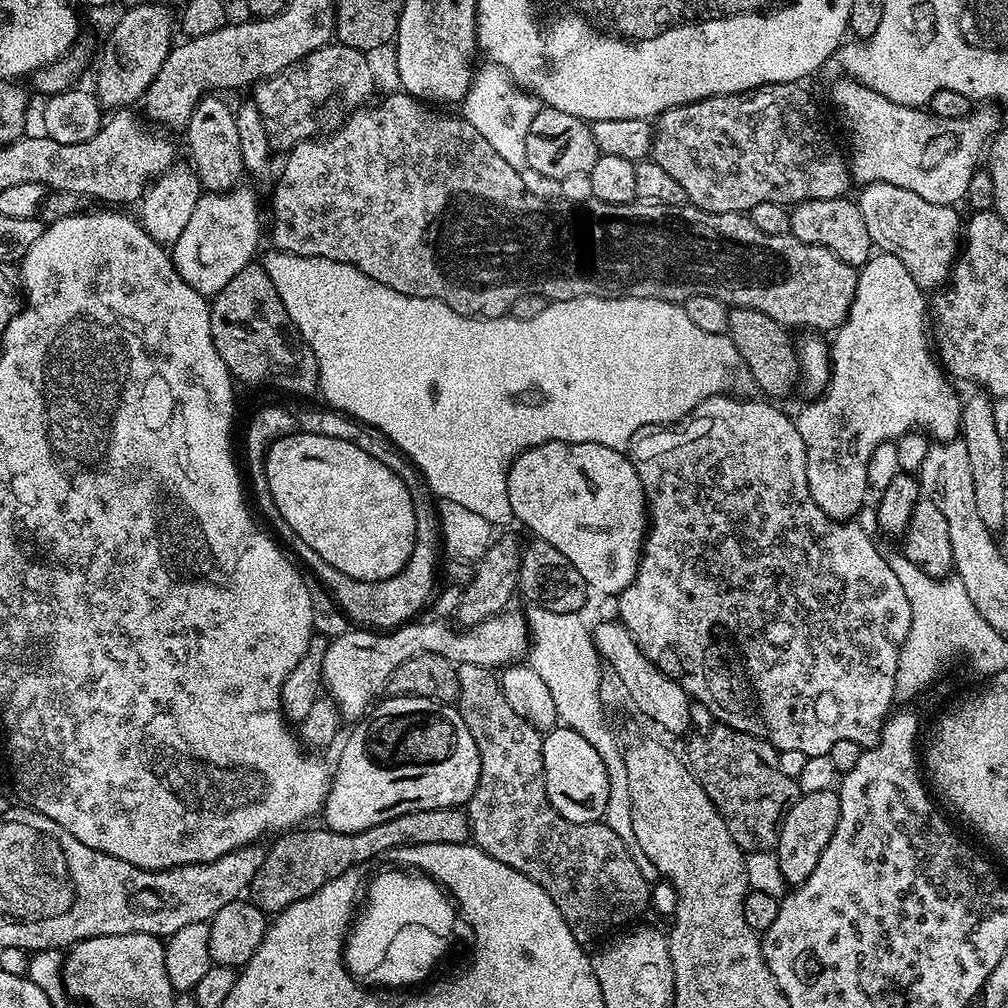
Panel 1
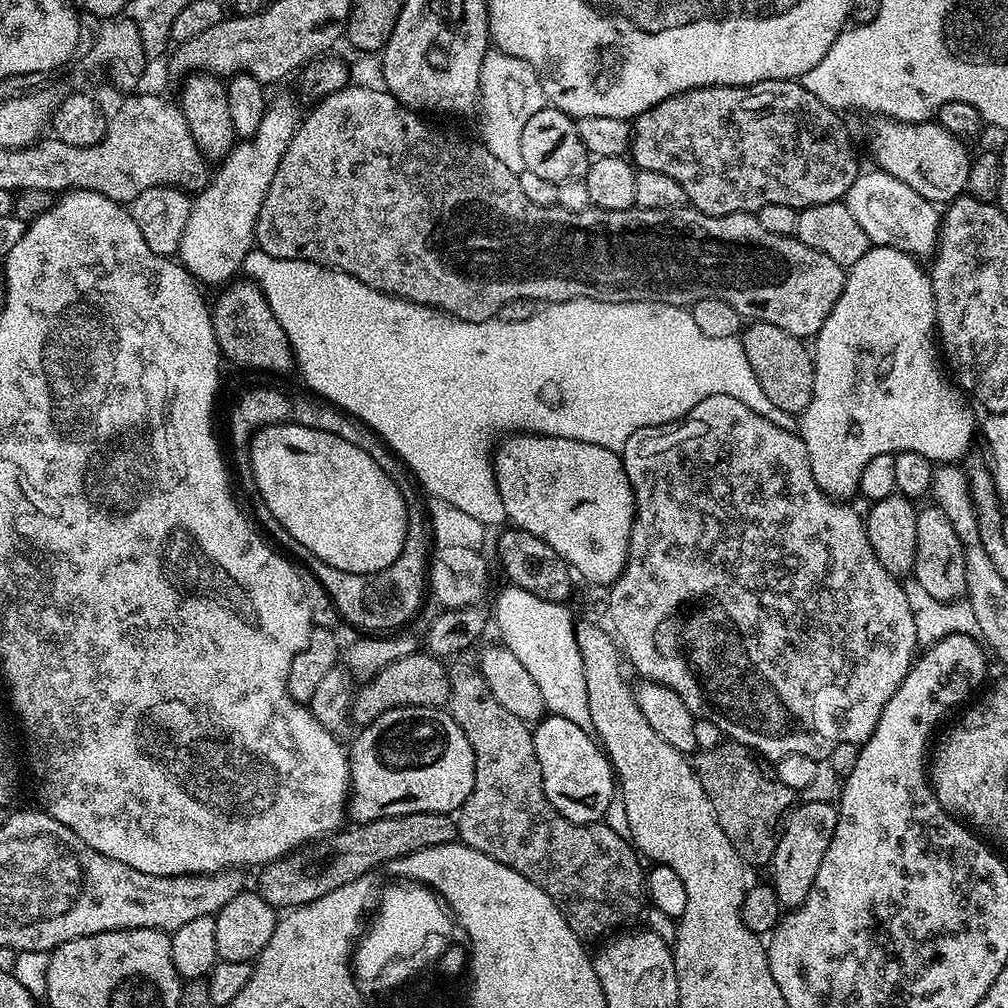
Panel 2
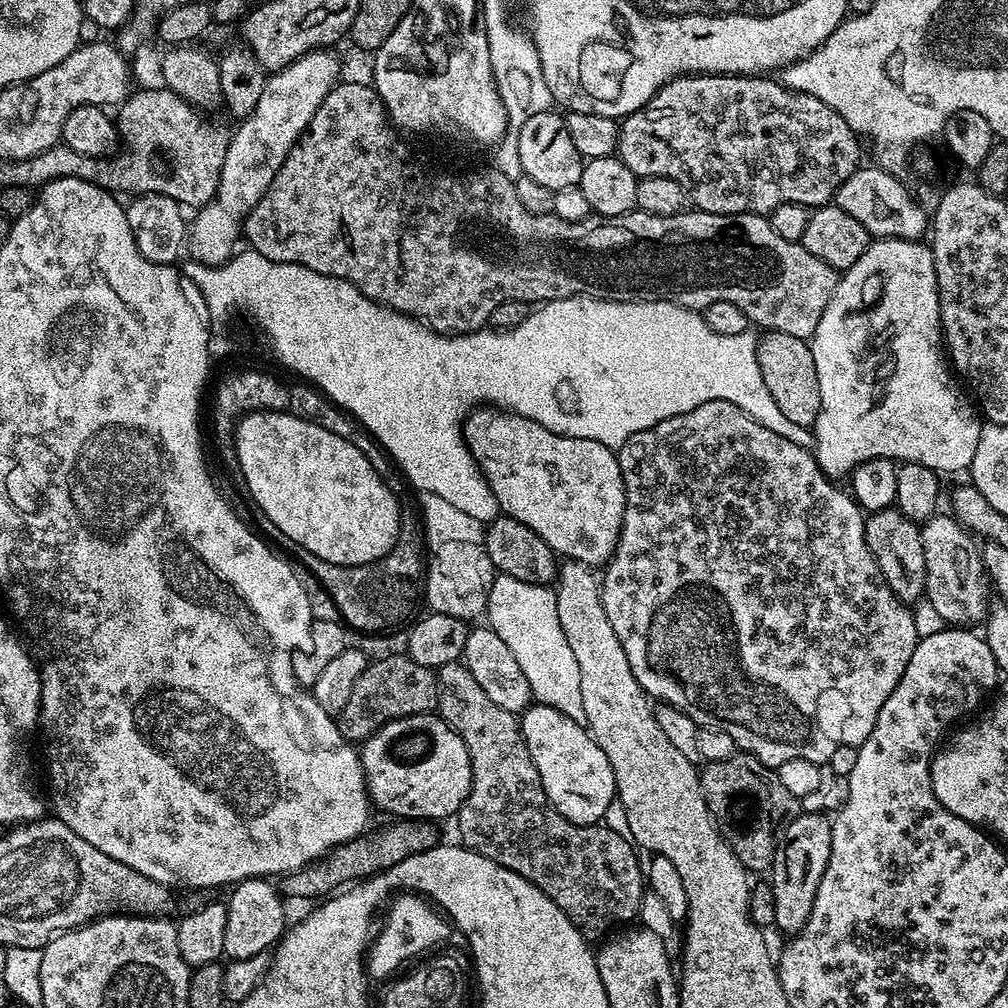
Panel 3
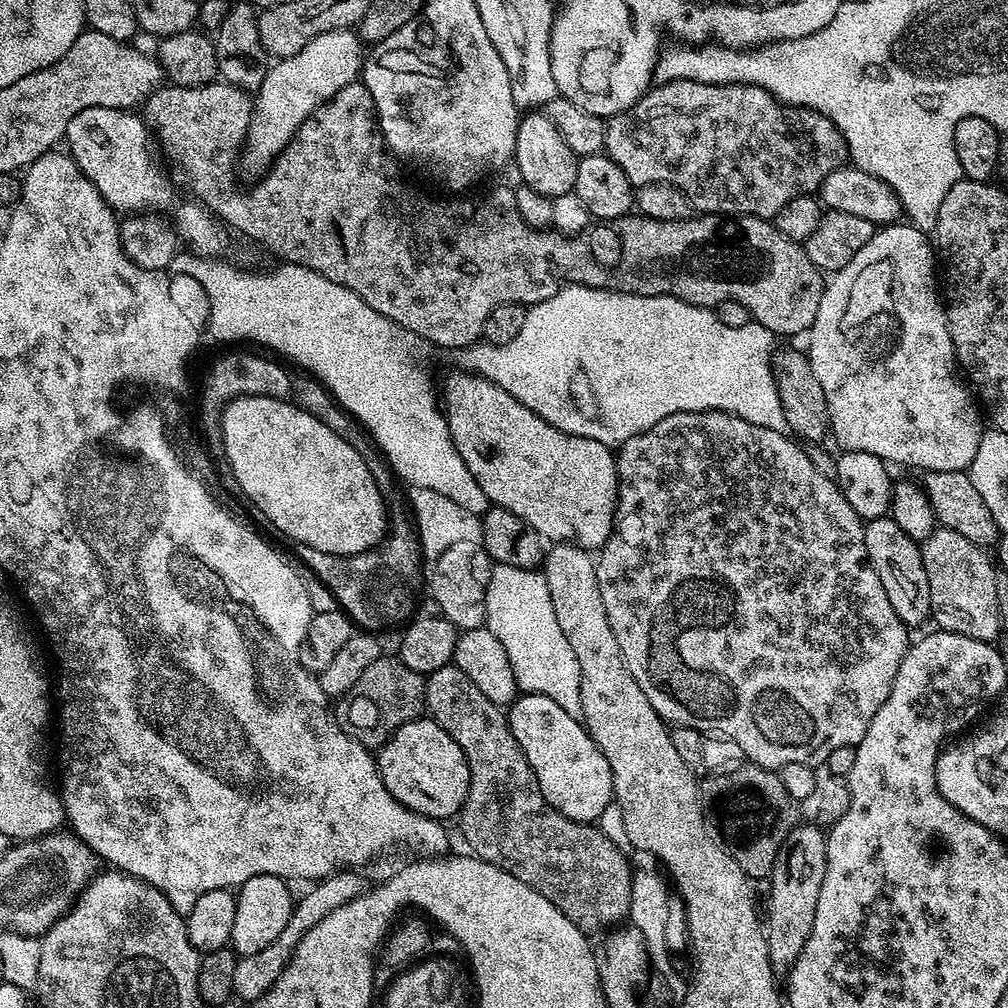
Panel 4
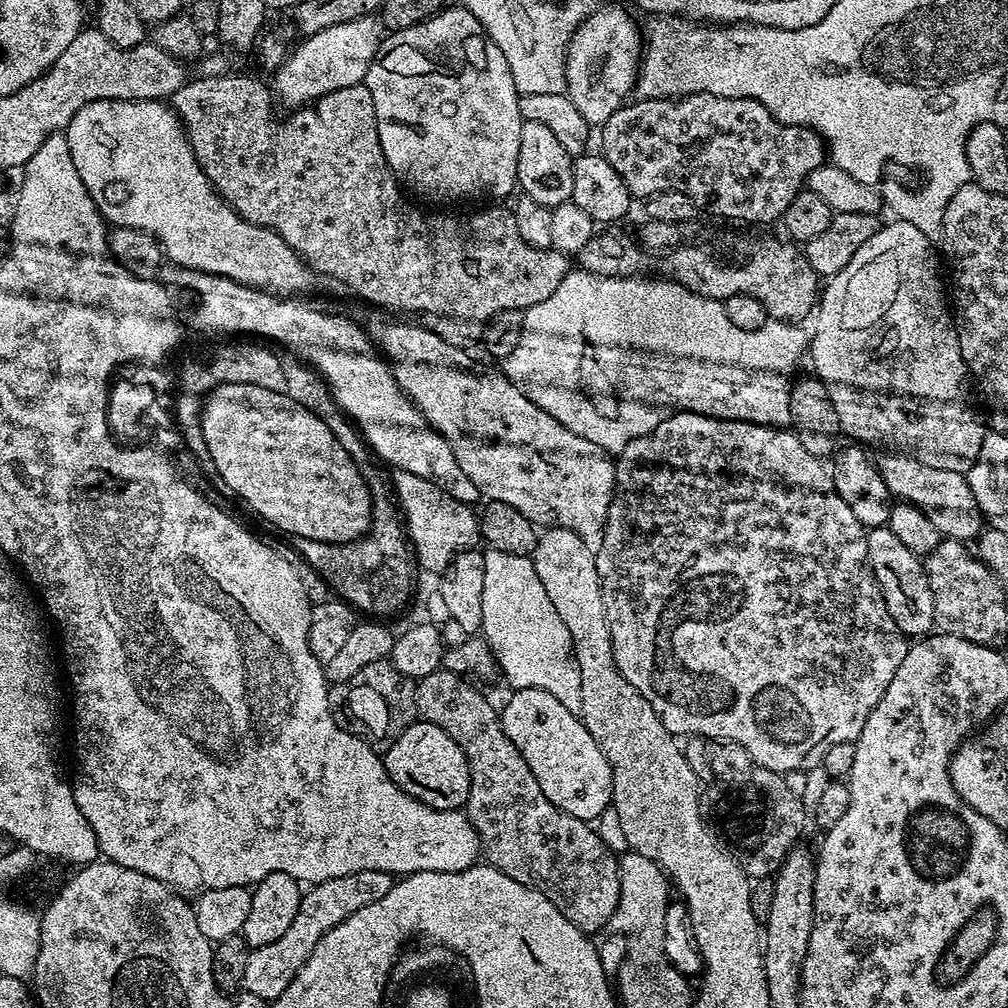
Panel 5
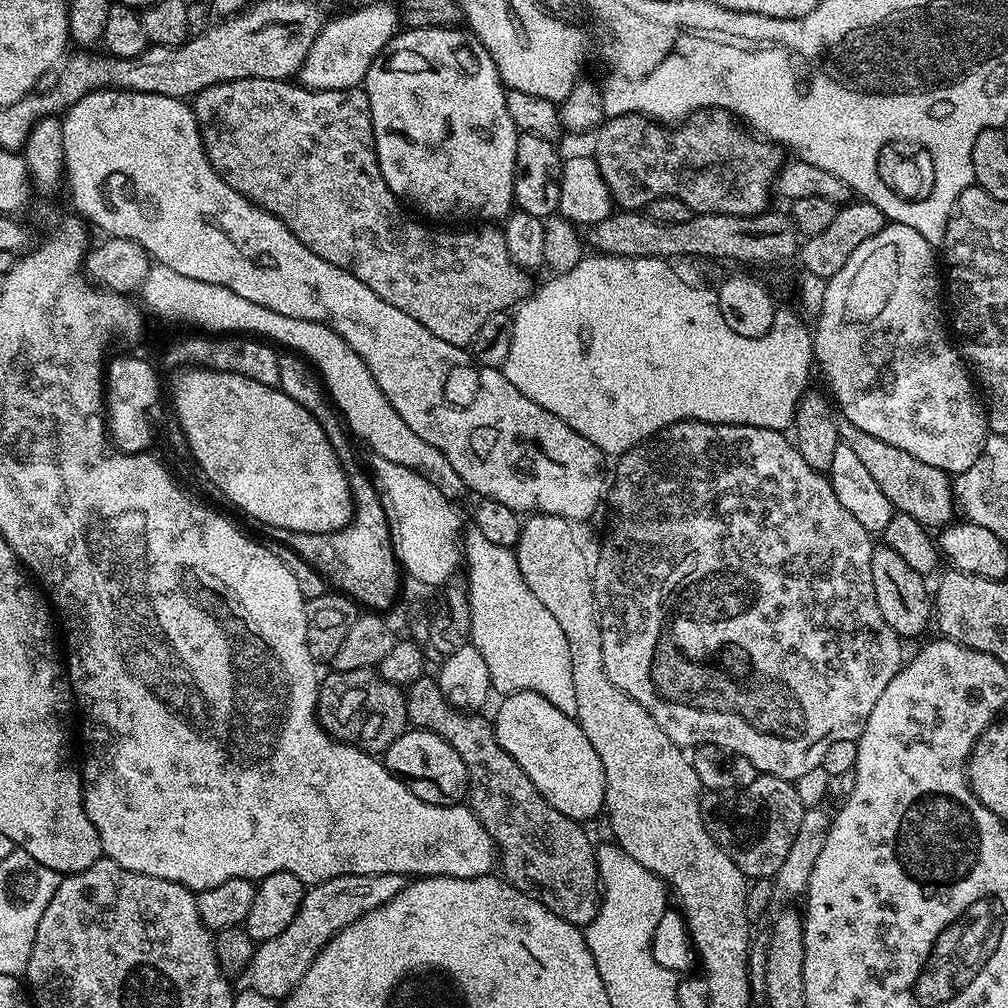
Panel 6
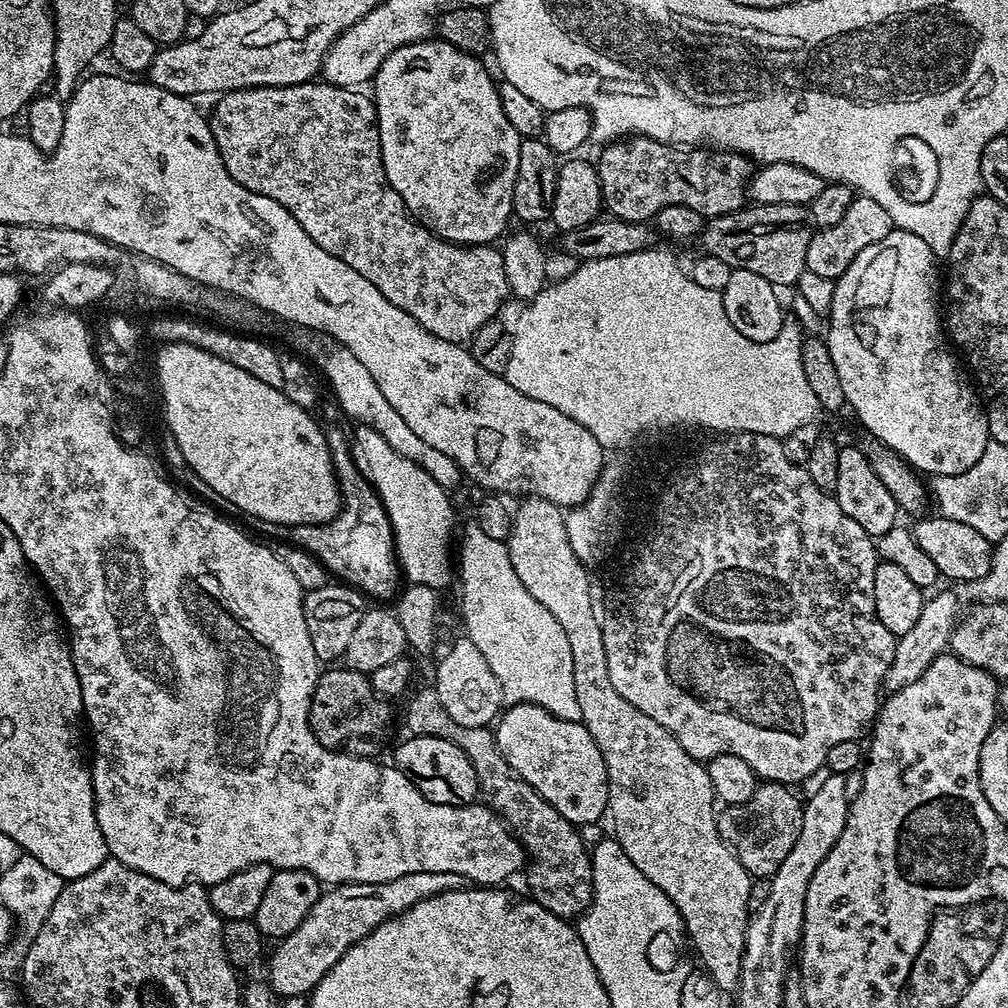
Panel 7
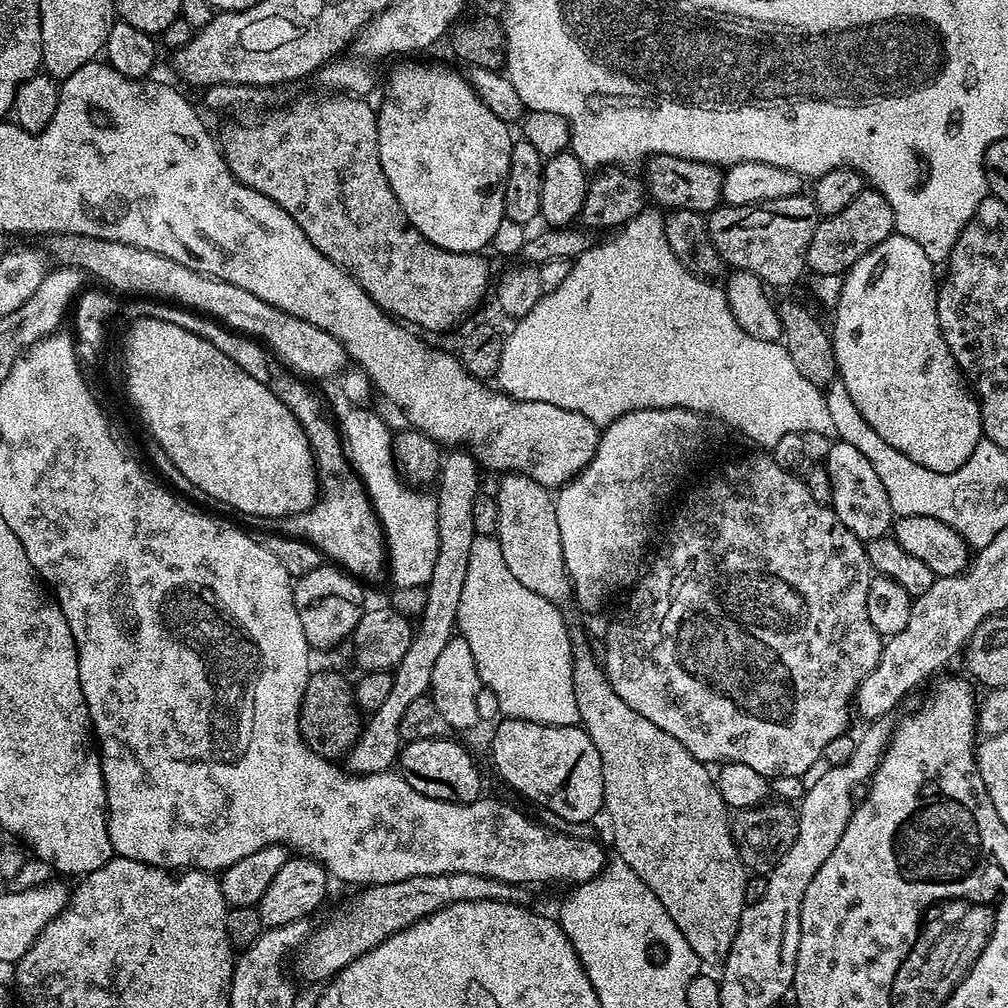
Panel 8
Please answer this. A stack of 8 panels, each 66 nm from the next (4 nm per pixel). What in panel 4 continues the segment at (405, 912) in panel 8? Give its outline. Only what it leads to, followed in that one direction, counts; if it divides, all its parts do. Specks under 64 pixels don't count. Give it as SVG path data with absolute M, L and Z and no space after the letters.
M337 870L331 876L325 876L323 880L313 883L309 887L312 889L301 900L299 897L298 903L292 909L290 922L286 926L286 930L282 930L280 937L274 942L270 942L270 946L266 946L266 950L258 950L258 954L241 956L237 959L234 968L234 986L232 987L235 999L251 1002L267 994L270 986L274 986L274 982L278 982L282 970L287 966L288 959L294 954L304 933L314 926L318 926L318 922L322 922L322 918L326 918L326 914L330 914L338 906L358 898L365 892L366 883L364 884L360 874L356 870Z

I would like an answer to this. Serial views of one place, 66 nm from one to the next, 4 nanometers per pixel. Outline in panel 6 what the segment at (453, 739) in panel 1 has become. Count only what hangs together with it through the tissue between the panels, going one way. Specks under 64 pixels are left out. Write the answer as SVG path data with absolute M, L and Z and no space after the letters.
M424 728L406 730L386 751L382 763L388 771L398 777L422 802L431 804L458 804L468 794L468 768L462 762L458 750L450 746L438 734Z

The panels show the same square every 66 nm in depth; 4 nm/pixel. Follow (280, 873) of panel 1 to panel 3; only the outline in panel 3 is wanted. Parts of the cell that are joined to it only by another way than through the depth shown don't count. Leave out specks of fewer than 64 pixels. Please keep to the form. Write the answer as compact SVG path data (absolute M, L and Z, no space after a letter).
M396 818L389 828L369 830L364 835L354 838L337 848L331 848L325 856L321 856L315 864L307 864L296 872L289 872L279 881L278 887L285 897L297 896L300 900L312 900L327 897L353 882L367 880L377 872L384 872L390 866L398 866L402 858L410 858L410 854L422 854L441 843L442 836L431 820L409 820Z

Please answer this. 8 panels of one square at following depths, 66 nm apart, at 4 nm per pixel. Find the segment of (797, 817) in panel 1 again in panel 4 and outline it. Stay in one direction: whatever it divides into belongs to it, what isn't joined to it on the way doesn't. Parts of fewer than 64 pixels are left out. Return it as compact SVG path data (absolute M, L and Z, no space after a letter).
M800 822L794 830L790 830L778 850L770 877L771 895L766 900L766 935L773 973L788 973L798 954L802 954L806 938L810 938L814 913L818 911L818 894L822 890L822 878L826 874L827 845L825 829L817 828L815 824Z

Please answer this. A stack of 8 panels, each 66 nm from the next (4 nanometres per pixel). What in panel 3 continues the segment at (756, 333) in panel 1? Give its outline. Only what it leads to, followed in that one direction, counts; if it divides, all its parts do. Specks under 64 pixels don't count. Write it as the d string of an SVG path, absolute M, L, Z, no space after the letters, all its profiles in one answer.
M765 331L756 341L756 349L758 370L762 370L762 382L766 382L778 410L782 410L782 415L790 418L794 426L811 428L816 423L820 409L818 370L814 370L811 343L802 338L794 338L794 334Z

